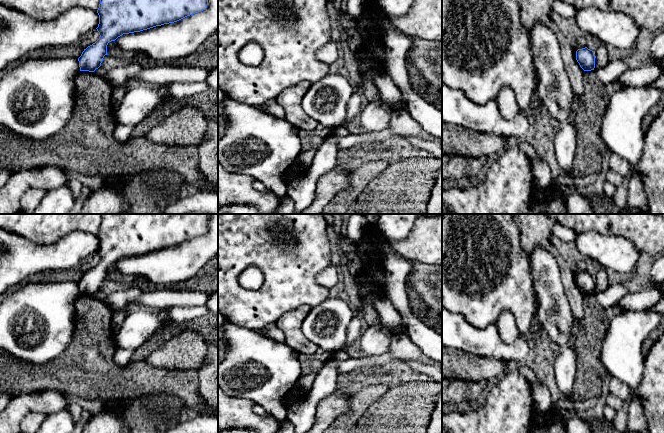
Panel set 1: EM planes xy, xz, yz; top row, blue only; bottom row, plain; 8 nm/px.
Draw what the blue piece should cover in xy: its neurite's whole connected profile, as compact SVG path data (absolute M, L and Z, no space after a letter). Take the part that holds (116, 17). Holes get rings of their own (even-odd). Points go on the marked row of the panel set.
M100 0L99 39L78 58L80 71L94 72L107 55L107 45L123 34L177 22L207 8L208 0Z

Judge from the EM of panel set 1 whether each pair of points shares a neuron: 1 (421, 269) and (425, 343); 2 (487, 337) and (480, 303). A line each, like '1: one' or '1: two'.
1: two
2: two

